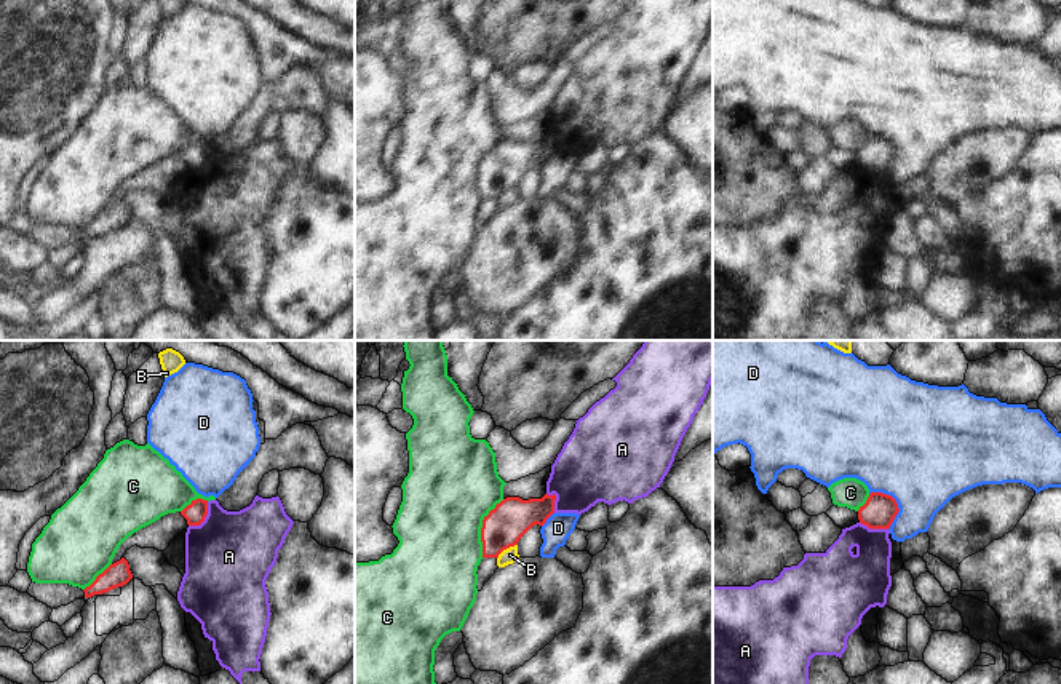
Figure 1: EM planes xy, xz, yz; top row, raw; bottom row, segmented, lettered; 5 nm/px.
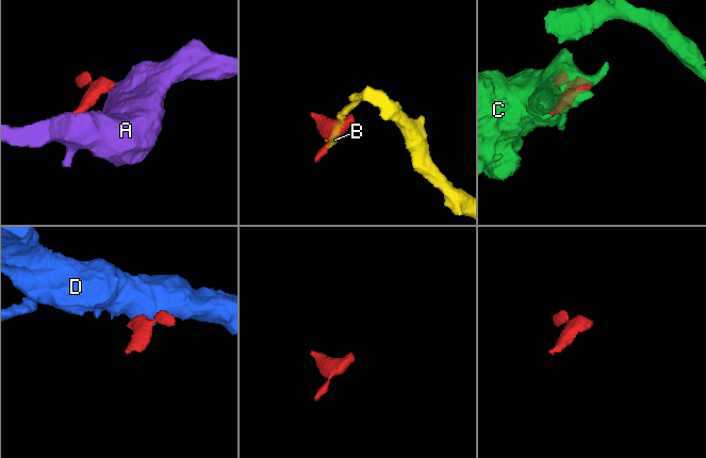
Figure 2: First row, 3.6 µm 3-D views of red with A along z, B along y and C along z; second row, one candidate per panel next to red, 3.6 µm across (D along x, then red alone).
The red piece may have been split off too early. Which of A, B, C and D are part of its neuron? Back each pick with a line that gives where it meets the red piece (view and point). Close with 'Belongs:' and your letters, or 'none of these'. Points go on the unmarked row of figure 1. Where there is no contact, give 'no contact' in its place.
Belongs: none of these

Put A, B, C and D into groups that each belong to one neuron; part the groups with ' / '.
A / B / C / D

